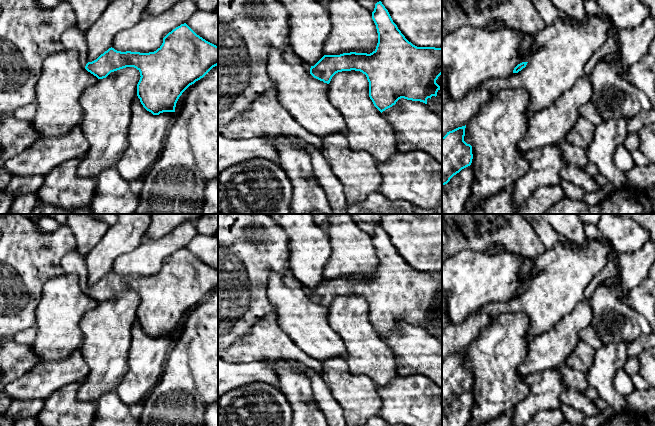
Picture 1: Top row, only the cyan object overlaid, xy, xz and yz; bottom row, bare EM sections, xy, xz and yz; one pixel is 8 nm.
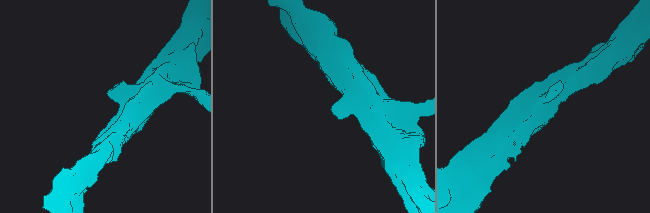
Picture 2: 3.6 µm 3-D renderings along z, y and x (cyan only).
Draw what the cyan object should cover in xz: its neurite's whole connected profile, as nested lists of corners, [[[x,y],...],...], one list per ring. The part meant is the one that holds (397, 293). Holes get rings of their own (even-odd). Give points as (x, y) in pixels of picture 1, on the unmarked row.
[[[381,225],[375,228],[372,243],[378,257],[378,267],[372,277],[324,279],[314,290],[303,285],[303,291],[314,302],[327,308],[338,296],[351,294],[362,296],[369,306],[369,321],[381,337],[395,329],[401,322],[427,328],[427,323],[436,321],[440,314],[436,304],[442,298],[442,272],[417,271],[409,266]]]

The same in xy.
[[[186,247],[169,256],[163,262],[162,269],[154,276],[121,276],[111,271],[92,286],[88,285],[86,258],[76,250],[62,258],[61,266],[64,273],[76,274],[80,288],[98,303],[106,302],[111,296],[126,291],[136,292],[141,300],[137,308],[137,320],[143,331],[153,339],[175,336],[182,317],[218,289],[218,270],[197,259]]]

